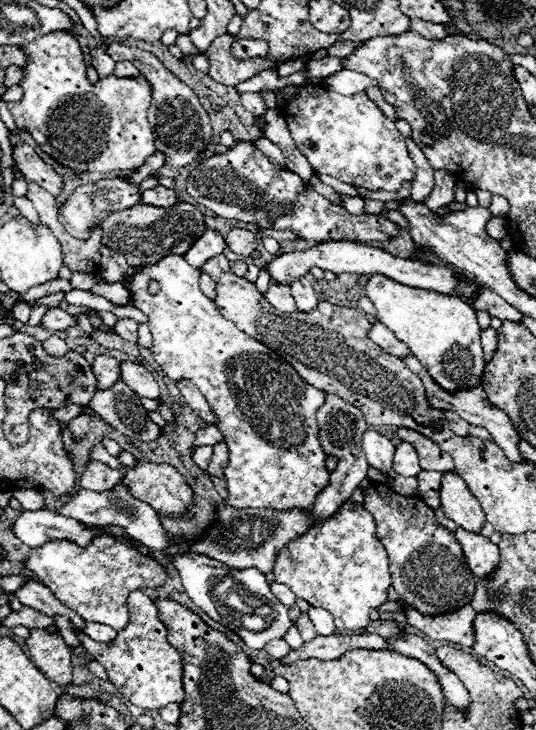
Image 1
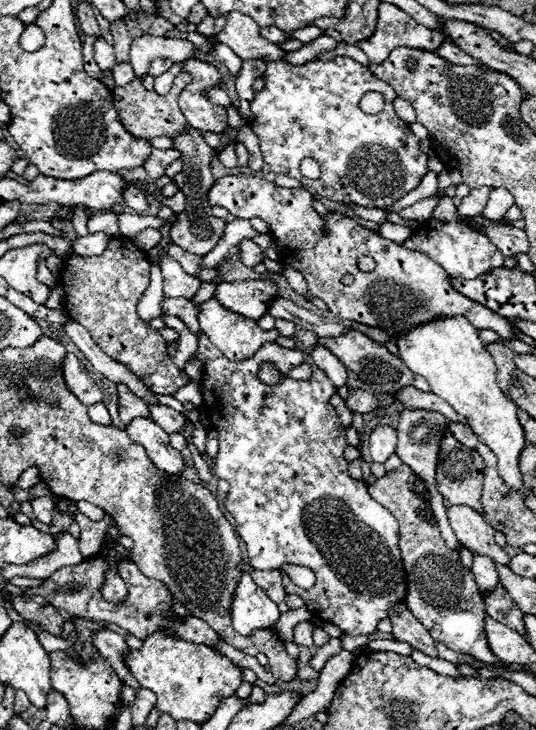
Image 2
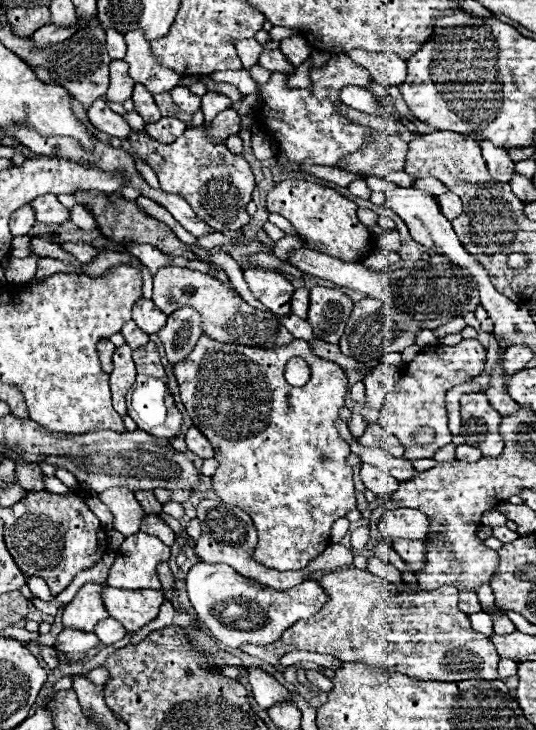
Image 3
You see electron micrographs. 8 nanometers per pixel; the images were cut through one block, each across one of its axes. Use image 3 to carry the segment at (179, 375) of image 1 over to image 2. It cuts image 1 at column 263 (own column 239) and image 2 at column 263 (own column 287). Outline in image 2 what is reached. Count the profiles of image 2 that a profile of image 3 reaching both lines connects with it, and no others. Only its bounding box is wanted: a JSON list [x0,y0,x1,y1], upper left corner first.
[194,334,406,636]

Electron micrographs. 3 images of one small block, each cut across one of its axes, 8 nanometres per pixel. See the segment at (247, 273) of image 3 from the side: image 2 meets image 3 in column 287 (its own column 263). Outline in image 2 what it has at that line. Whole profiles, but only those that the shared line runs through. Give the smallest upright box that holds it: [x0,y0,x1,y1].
[214,280,280,320]

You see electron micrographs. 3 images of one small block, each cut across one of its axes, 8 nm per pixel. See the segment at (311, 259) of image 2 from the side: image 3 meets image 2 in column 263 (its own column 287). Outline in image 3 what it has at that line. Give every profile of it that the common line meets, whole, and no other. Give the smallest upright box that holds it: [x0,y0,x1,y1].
[266,178,372,262]

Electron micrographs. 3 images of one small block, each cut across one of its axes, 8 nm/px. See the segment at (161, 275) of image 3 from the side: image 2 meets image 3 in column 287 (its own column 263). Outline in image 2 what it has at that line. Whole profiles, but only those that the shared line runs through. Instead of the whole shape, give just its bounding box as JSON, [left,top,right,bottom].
[198,298,280,362]

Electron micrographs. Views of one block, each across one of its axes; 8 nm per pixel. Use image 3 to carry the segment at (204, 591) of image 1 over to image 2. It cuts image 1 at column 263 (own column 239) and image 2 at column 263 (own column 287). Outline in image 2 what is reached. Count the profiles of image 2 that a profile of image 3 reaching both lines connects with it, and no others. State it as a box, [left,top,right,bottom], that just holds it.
[230,572,280,636]

